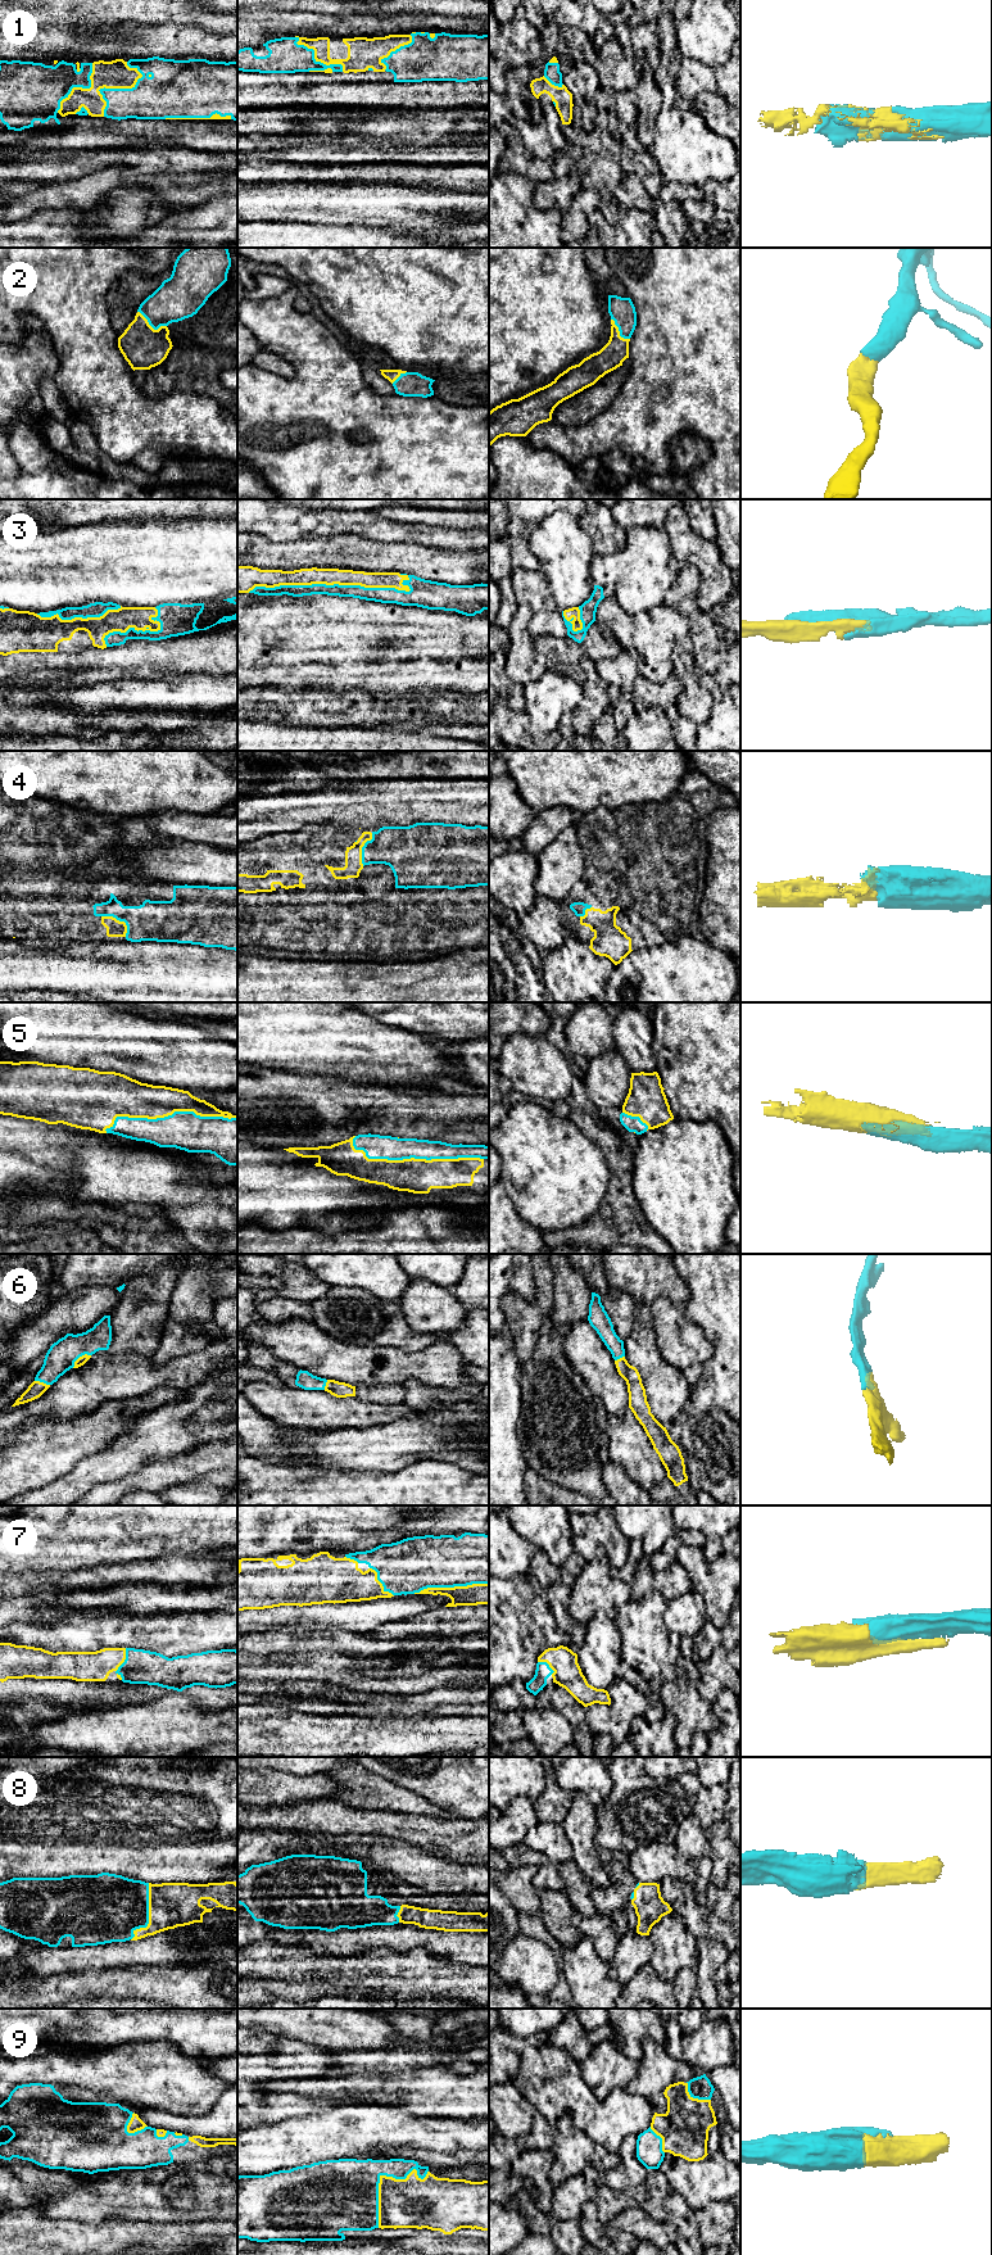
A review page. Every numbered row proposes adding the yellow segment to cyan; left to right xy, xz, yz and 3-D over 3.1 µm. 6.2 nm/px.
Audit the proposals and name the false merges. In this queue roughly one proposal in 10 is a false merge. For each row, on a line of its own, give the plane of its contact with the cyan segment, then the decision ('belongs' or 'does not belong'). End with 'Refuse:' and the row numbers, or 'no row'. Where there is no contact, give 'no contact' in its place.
1: meets cyan in xz; belongs
2: meets cyan in xy; belongs
3: meets cyan in xz; belongs
4: meets cyan in xy; belongs
5: meets cyan in xz; belongs
6: meets cyan in xy; belongs
7: meets cyan in xz; belongs
8: meets cyan in xy; belongs
9: meets cyan in xz; belongs
Refuse: no row

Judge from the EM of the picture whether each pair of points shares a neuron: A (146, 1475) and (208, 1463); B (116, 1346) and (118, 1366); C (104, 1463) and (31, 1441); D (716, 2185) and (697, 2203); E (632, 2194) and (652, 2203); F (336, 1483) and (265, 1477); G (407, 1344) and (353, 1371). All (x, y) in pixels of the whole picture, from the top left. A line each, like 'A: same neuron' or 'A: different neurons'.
A: same neuron
B: different neurons
C: different neurons
D: same neuron
E: same neuron
F: same neuron
G: different neurons

